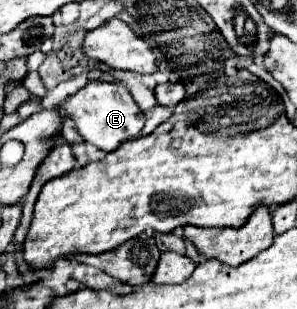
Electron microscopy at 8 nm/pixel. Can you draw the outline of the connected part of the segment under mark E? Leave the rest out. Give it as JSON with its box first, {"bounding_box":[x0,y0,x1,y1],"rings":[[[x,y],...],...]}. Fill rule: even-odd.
{"bounding_box":[63,81,145,153],"rings":[[[89,81],[81,91],[71,95],[63,107],[63,117],[69,117],[75,121],[75,127],[79,135],[87,141],[103,149],[105,153],[115,151],[121,143],[137,139],[141,135],[141,129],[145,125],[145,115],[133,101],[131,93],[123,83],[101,83],[101,81]]]}

